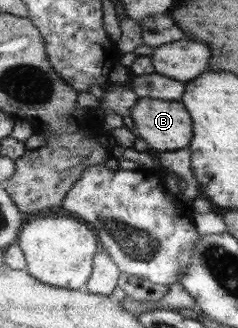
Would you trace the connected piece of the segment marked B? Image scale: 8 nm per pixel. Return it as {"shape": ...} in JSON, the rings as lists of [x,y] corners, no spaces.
{"shape":[[[141,97],[131,110],[130,117],[134,121],[139,137],[160,153],[190,148],[195,138],[193,119],[181,101]]]}

